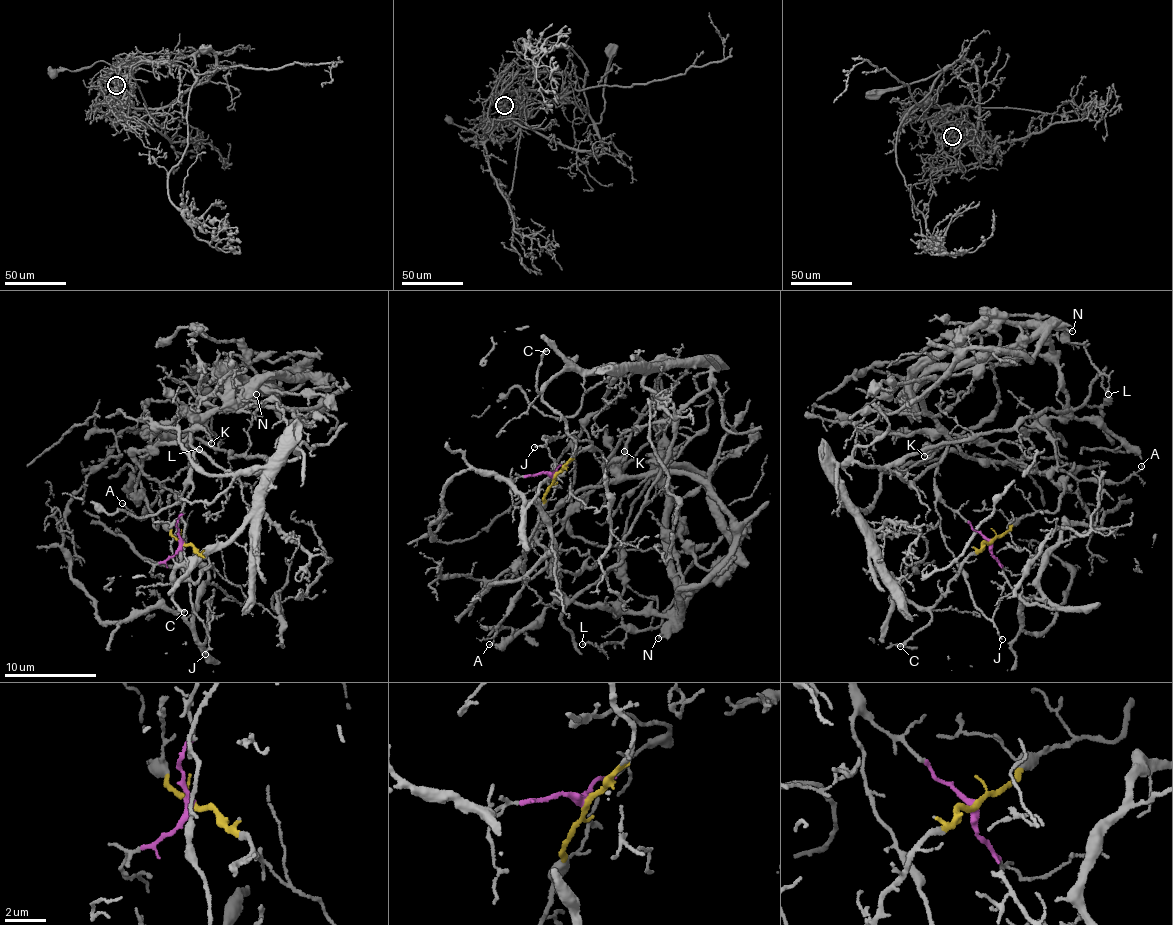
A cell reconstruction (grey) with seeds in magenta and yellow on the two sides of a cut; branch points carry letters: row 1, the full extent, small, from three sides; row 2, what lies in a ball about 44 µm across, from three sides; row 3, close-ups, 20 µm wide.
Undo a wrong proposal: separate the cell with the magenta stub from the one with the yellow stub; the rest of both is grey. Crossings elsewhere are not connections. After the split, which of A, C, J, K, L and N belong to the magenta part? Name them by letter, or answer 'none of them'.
A, J, L, N

